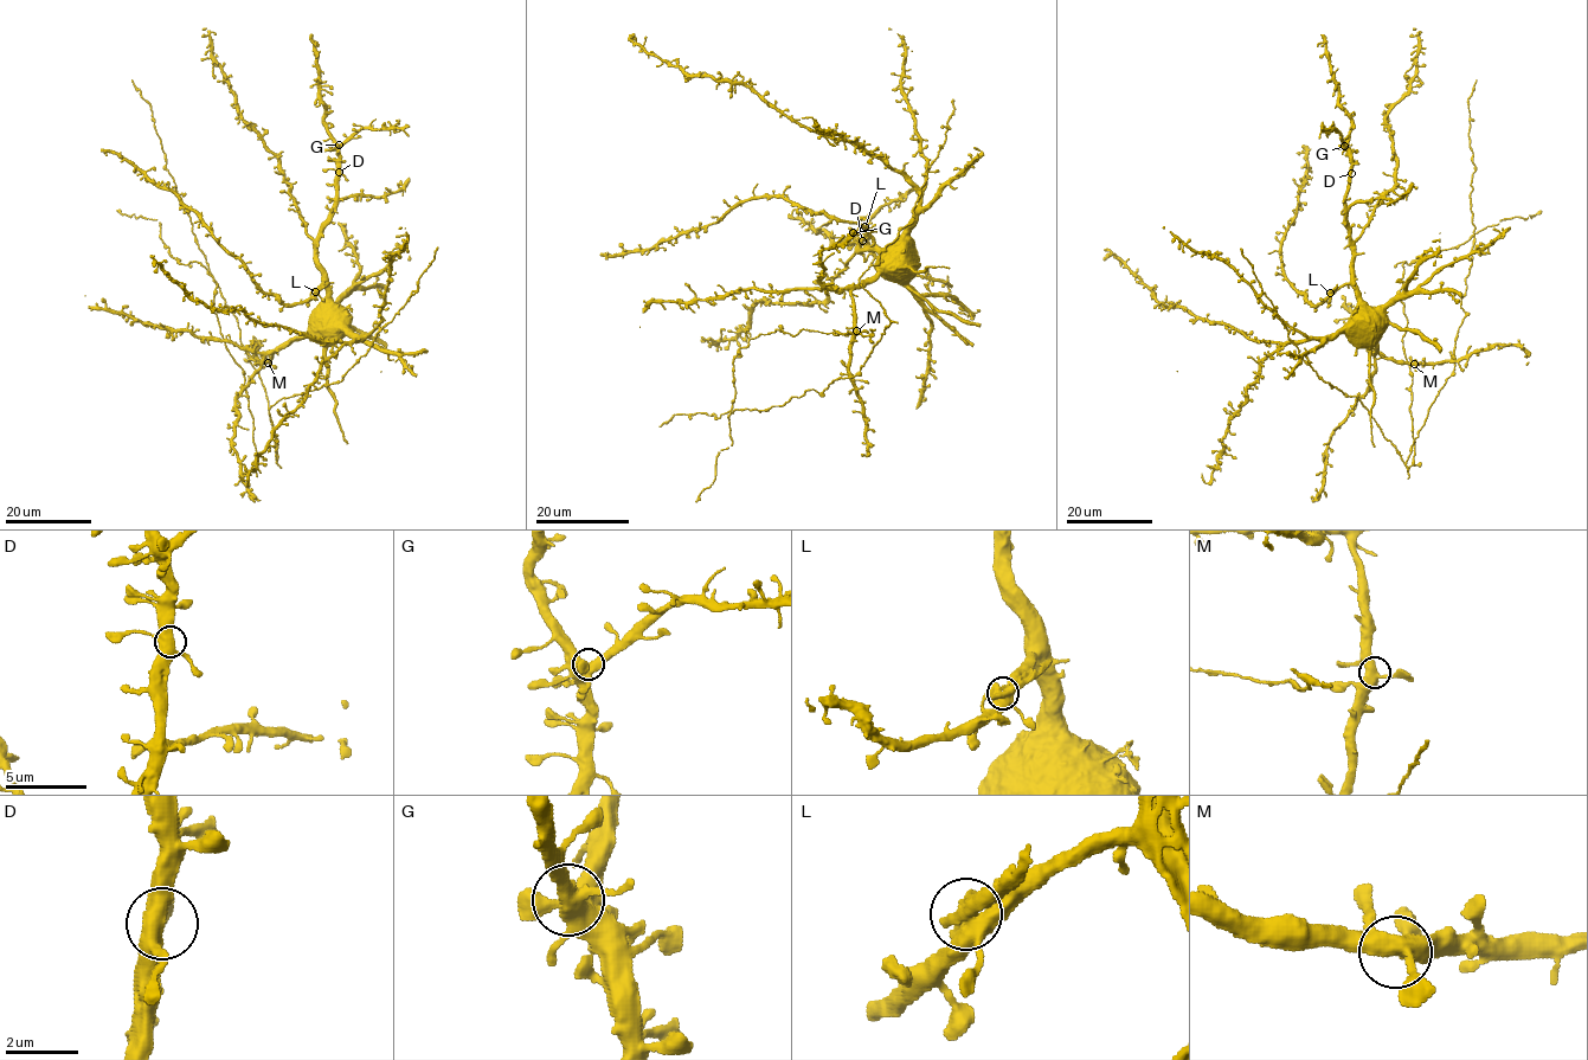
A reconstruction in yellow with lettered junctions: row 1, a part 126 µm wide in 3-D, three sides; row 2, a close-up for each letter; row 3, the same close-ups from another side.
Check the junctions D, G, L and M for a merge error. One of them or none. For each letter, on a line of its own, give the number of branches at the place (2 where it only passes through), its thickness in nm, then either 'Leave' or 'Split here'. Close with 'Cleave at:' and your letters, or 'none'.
D: Branches: 4. Thickness 480 nm. Leave
G: Branches: 5. Thickness 500 nm. Leave
L: Branches: 4. Thickness 500 nm. Split here
M: Branches: 4. Thickness 460 nm. Leave
Cleave at: L

